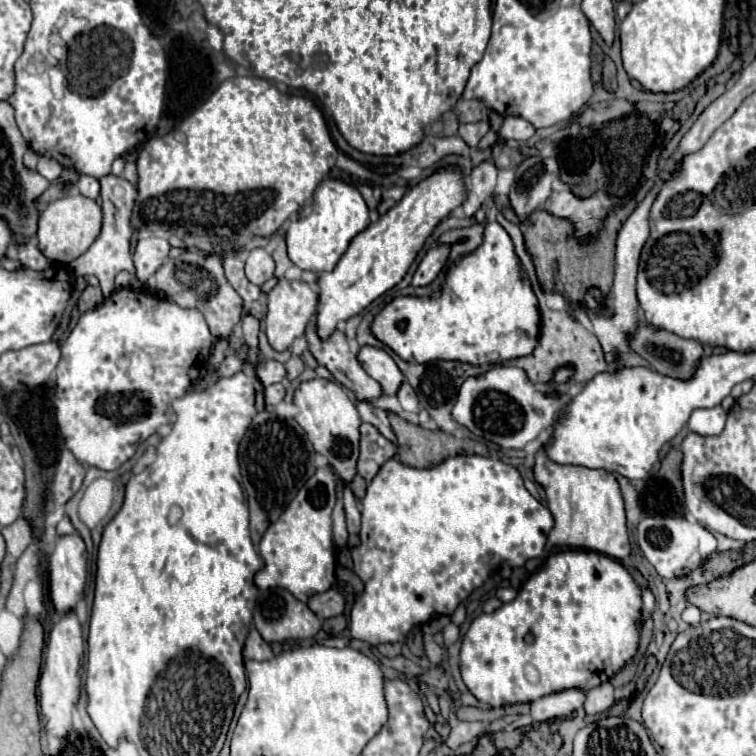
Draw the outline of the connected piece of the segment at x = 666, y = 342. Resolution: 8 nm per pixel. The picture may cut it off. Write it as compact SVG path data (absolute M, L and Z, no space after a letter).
M641 324L633 336L631 348L637 350L655 372L677 380L691 380L699 360L705 356L699 342L669 336L669 332L657 332L645 324Z

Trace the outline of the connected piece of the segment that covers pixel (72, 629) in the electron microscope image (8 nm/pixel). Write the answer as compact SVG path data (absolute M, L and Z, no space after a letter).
M75 610L63 614L57 624L53 626L47 642L45 664L39 680L39 704L41 714L47 718L47 730L57 736L67 736L71 732L71 710L79 698L79 684L81 676L79 670L83 666L83 636L81 636L81 622Z

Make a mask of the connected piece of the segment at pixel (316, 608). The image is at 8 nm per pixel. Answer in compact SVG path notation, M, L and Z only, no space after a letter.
M329 588L327 592L323 594L317 594L309 600L309 608L321 618L333 618L333 616L339 616L343 614L343 608L345 608L345 600L343 600L343 594L335 588Z

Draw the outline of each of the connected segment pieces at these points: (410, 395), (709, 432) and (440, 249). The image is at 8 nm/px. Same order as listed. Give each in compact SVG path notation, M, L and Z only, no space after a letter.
M404 378L403 386L399 388L397 392L397 398L399 398L399 404L403 406L405 412L413 412L413 414L419 414L419 400L417 400L417 394L413 392L413 388L407 384Z
M721 406L707 408L707 410L695 410L687 422L689 430L699 436L717 436L723 432L725 426L725 412Z
M433 244L429 248L429 252L423 256L423 260L419 262L411 284L413 286L427 286L429 282L433 282L433 278L441 272L445 260L449 256L449 246L441 246L441 244Z

